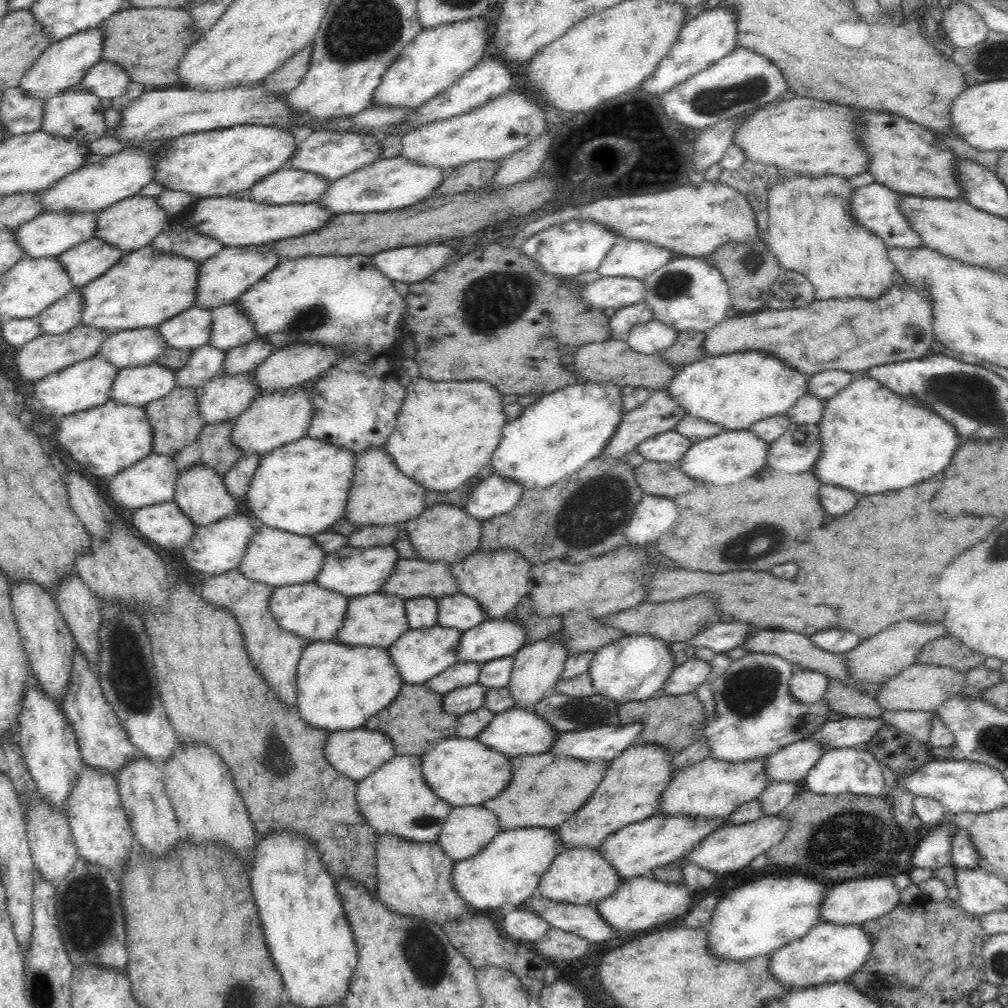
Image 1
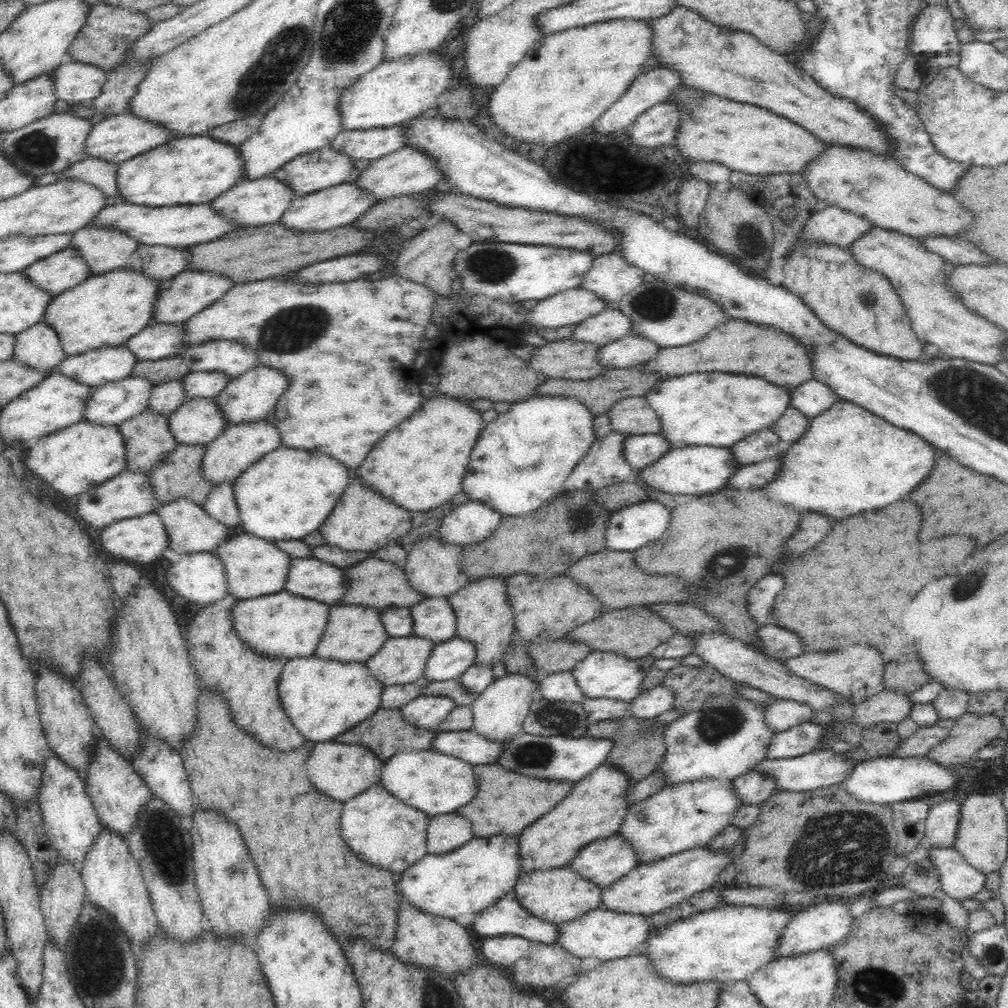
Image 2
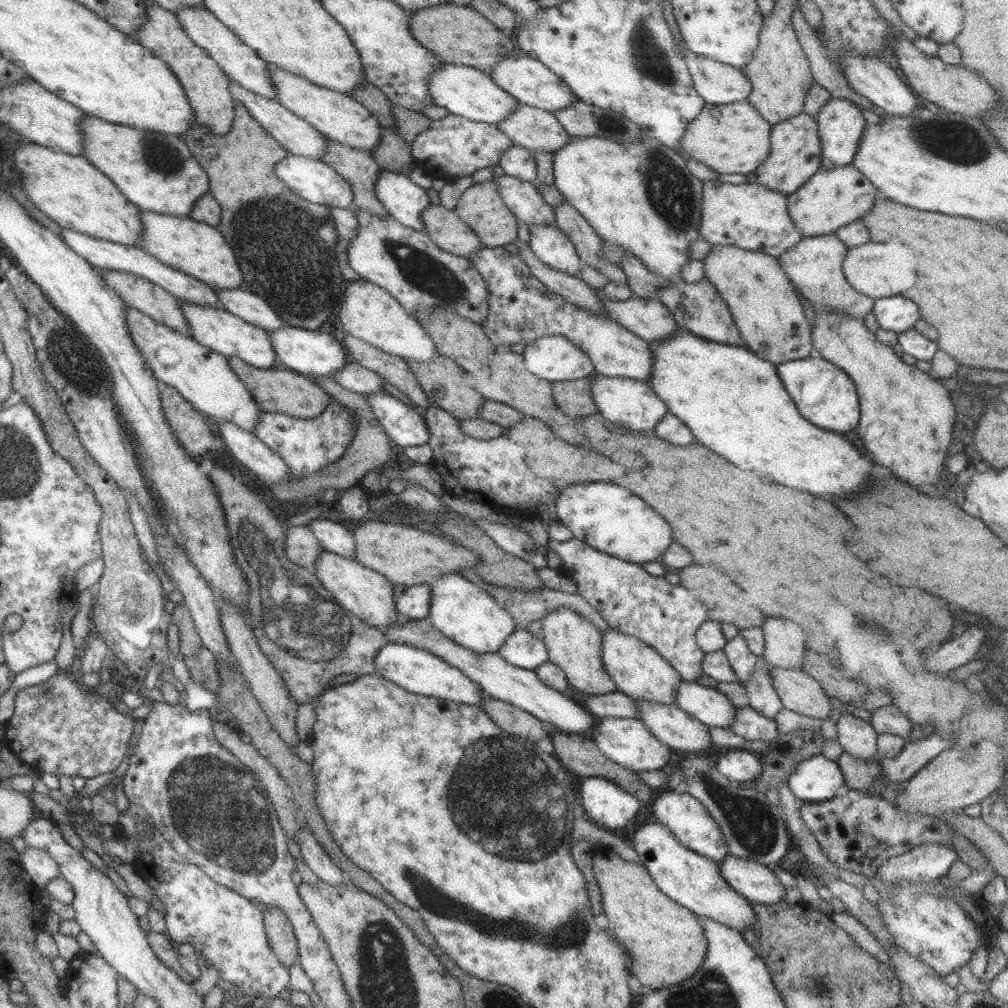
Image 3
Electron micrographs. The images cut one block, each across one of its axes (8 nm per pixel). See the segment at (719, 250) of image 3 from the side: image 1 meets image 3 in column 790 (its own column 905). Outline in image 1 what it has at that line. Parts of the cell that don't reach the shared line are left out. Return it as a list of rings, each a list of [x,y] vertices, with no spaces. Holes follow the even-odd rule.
[[[910,285],[904,286],[891,286],[889,291],[882,295],[879,299],[828,299],[828,300],[815,300],[806,306],[801,308],[790,308],[785,310],[768,310],[764,308],[764,312],[756,312],[752,316],[740,316],[724,319],[722,322],[719,322],[714,328],[707,330],[704,336],[704,342],[702,342],[702,349],[704,349],[704,356],[718,356],[718,355],[727,355],[741,352],[748,352],[758,350],[766,353],[768,355],[774,355],[776,359],[788,363],[788,366],[796,369],[796,371],[808,375],[815,375],[816,373],[827,371],[827,370],[843,370],[848,371],[853,374],[860,372],[862,370],[868,370],[876,365],[880,364],[890,364],[894,362],[900,362],[903,360],[912,360],[916,358],[922,358],[926,354],[928,348],[936,342],[934,340],[934,335],[932,335],[932,301],[928,297],[928,289],[920,289],[918,287],[910,287]]]

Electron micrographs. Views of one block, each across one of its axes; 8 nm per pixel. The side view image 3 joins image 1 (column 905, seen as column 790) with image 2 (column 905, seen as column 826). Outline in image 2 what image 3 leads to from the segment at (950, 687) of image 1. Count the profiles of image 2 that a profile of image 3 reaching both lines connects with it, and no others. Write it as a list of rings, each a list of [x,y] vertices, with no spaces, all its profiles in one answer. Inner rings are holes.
[[[883,689],[870,699],[855,704],[850,721],[863,729],[873,725],[883,725],[886,722],[896,725],[897,722],[908,718],[912,704],[906,693],[900,691],[894,693]]]

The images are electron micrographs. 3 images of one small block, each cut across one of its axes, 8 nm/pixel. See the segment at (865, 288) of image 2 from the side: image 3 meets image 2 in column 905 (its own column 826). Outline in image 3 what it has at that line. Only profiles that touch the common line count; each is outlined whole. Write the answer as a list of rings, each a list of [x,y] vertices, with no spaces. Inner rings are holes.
[[[826,310],[814,314],[815,323],[810,329],[813,348],[853,381],[860,408],[857,432],[865,448],[875,456],[873,462],[889,468],[911,486],[935,484],[953,430],[955,412],[947,388],[931,380],[930,373],[903,363],[890,346],[877,341],[863,319]]]

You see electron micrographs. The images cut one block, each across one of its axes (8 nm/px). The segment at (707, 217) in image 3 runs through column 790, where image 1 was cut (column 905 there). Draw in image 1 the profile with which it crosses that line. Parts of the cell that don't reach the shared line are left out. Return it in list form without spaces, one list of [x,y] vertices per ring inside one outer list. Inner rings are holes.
[[[870,183],[852,190],[850,211],[852,211],[852,215],[854,215],[858,224],[866,227],[872,234],[882,239],[886,246],[918,248],[922,245],[922,239],[910,227],[908,219],[904,219],[896,200],[898,200],[898,193],[895,190],[878,183]]]

